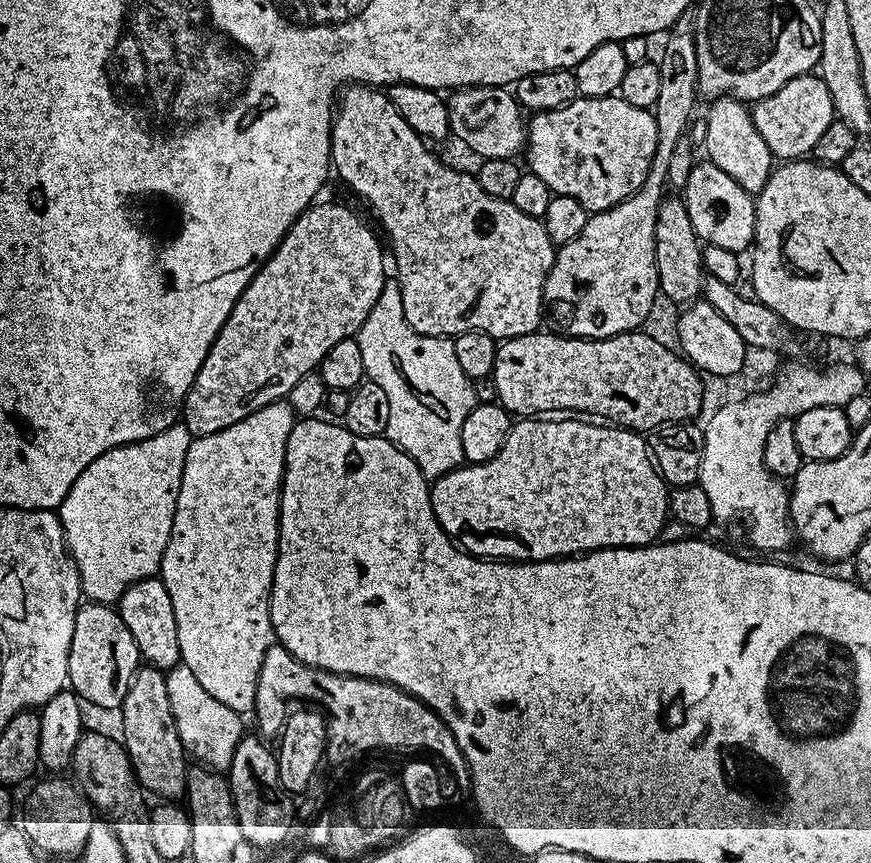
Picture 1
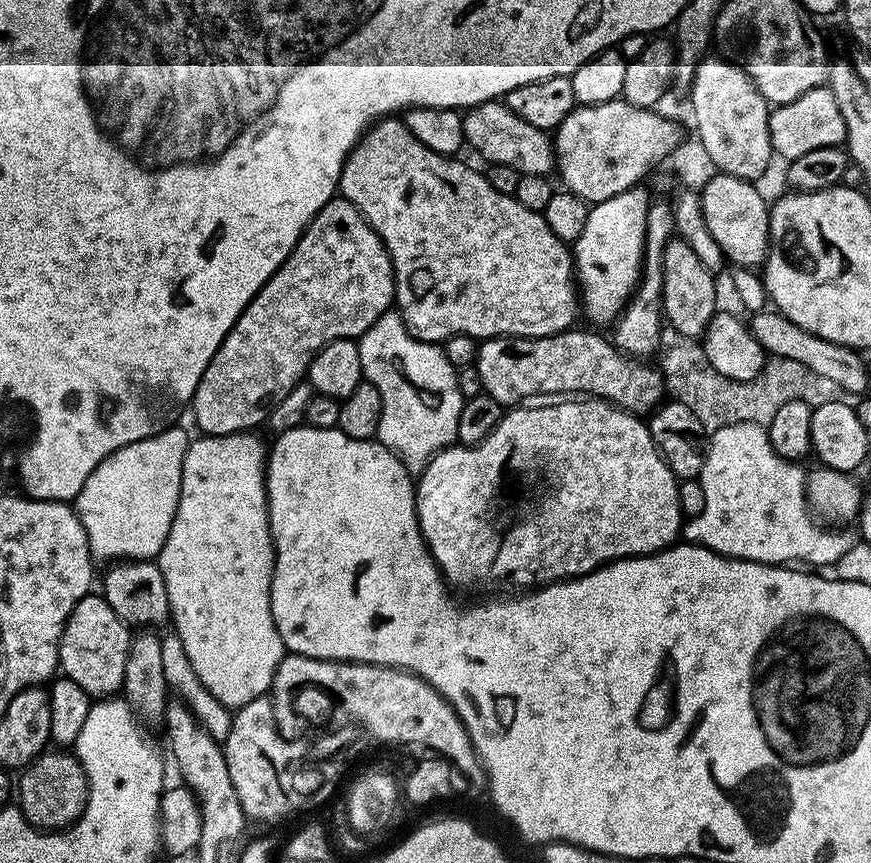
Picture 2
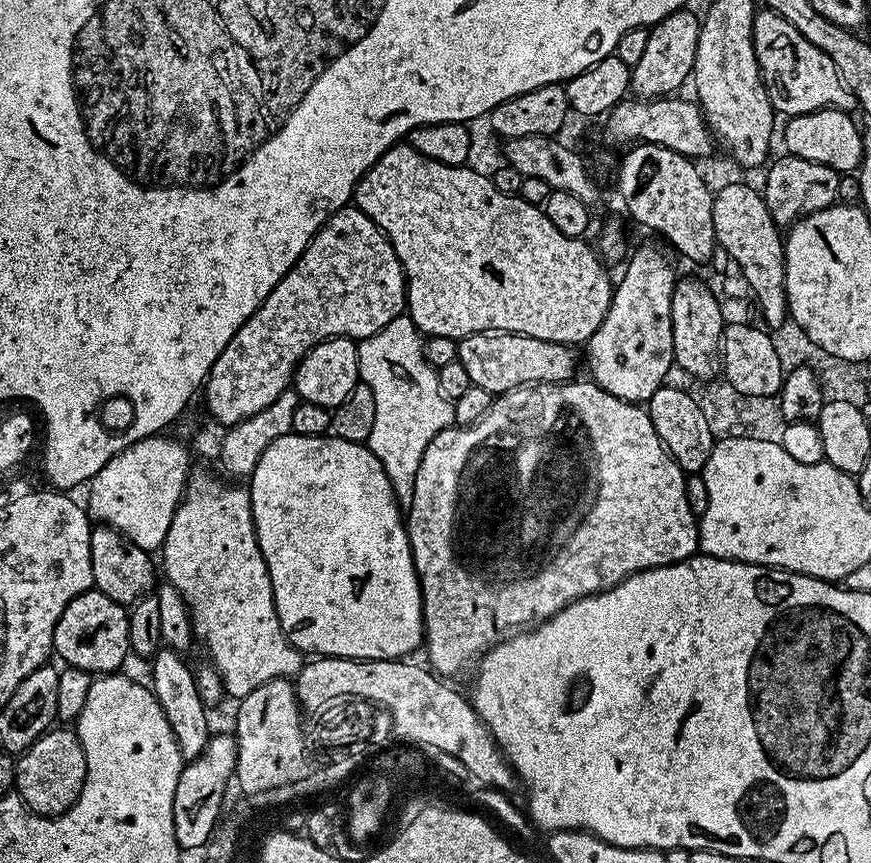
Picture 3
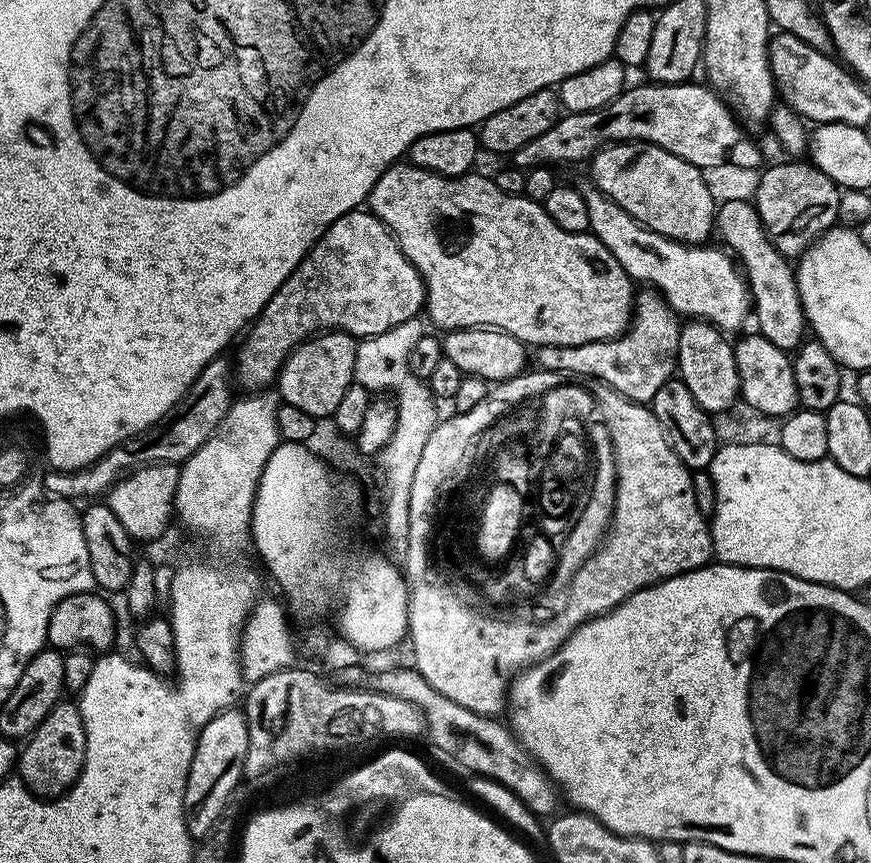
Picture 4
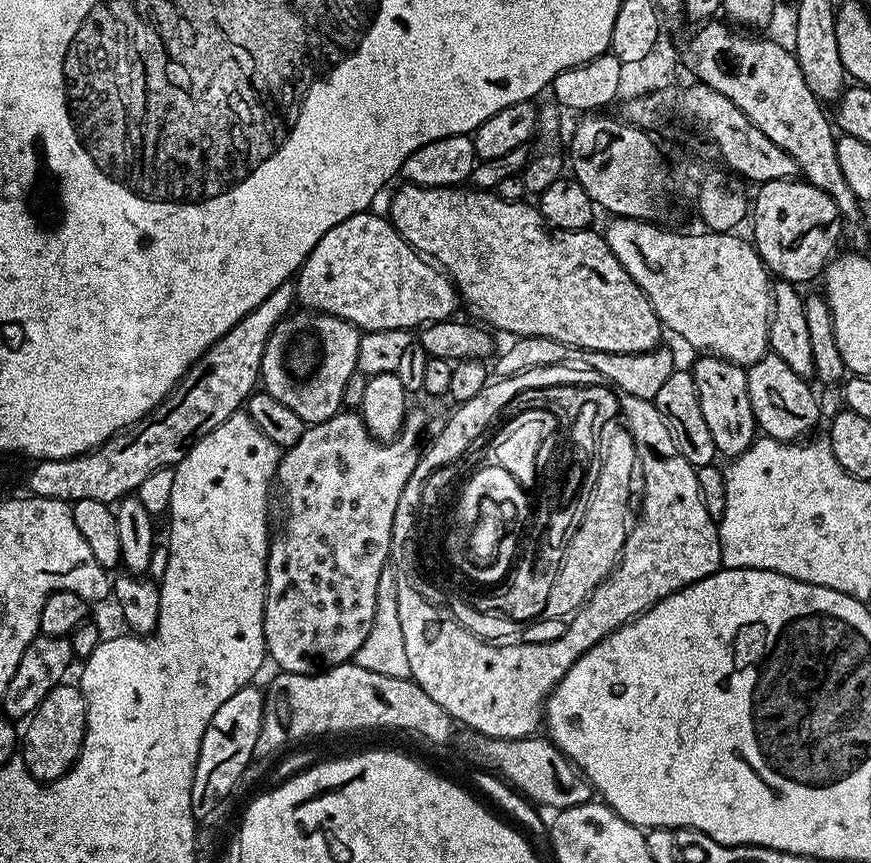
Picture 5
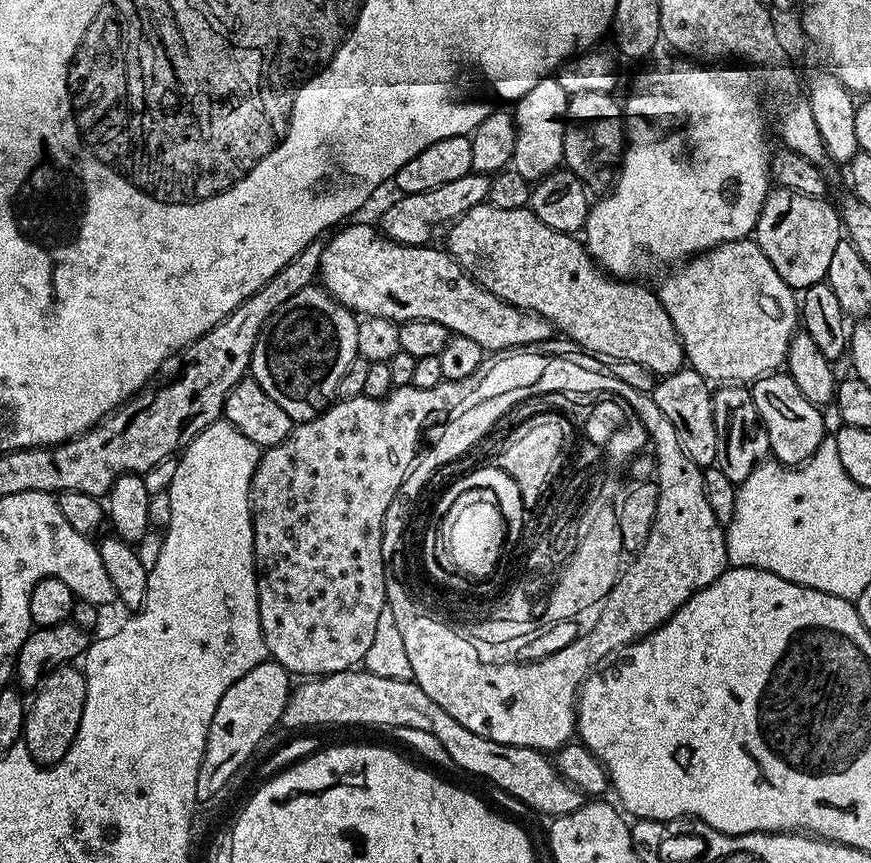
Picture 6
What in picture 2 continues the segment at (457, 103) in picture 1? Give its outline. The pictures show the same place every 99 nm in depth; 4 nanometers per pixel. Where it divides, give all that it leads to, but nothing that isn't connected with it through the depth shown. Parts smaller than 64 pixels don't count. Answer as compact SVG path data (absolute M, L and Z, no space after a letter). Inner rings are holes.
M487 100L467 109L463 113L464 142L473 148L488 164L514 166L521 176L538 174L548 176L556 166L556 146L553 137L542 131L538 126L530 126L523 118L518 118L507 103L500 100Z

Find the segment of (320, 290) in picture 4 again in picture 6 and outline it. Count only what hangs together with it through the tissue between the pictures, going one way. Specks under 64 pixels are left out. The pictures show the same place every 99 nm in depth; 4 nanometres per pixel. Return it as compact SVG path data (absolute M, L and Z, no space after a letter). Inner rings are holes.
M348 222L343 225L338 231L335 231L331 239L327 239L322 254L322 262L320 263L320 274L318 277L319 283L323 288L335 298L340 304L344 304L352 313L359 314L361 317L377 316L378 318L386 318L387 320L395 320L403 322L405 320L429 320L430 322L442 322L442 326L448 329L449 333L457 336L465 336L466 338L474 338L474 342L478 342L478 346L484 348L485 353L494 354L503 353L505 350L516 350L521 346L538 346L542 342L553 339L554 329L552 324L546 318L542 318L536 312L526 312L523 308L516 308L512 304L508 304L502 298L498 298L494 294L490 294L490 290L486 290L480 284L477 284L467 272L461 268L460 263L453 256L449 256L447 251L440 252L433 246L413 246L410 244L395 244L388 239L379 227L368 224L352 224L356 222Z

